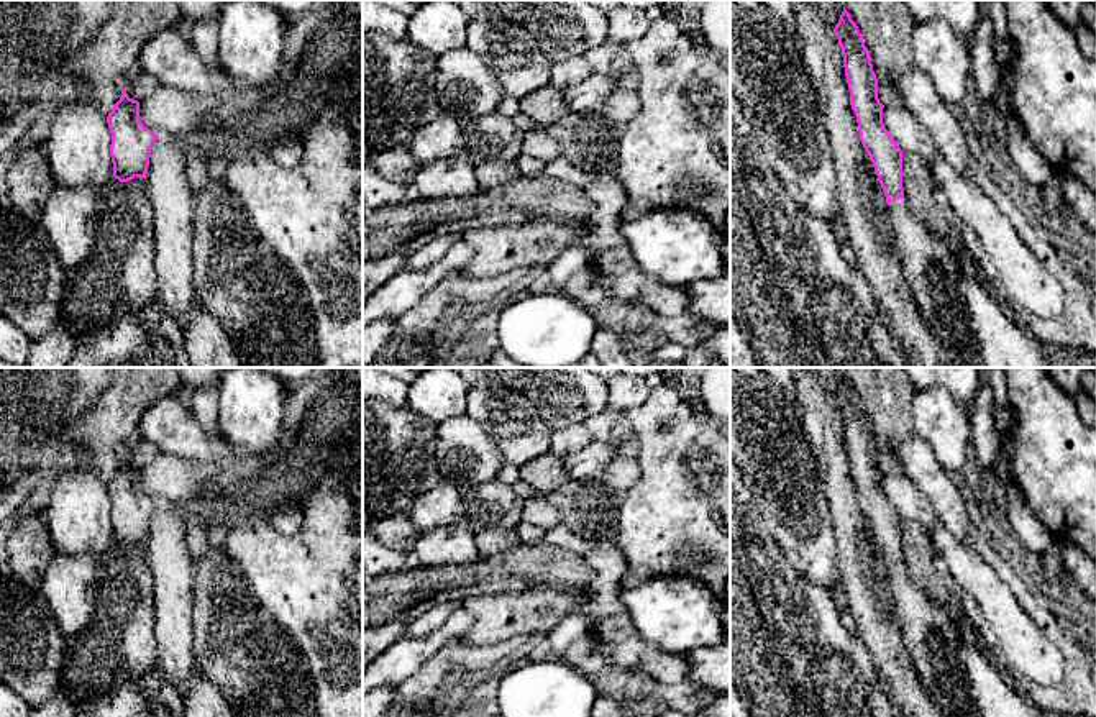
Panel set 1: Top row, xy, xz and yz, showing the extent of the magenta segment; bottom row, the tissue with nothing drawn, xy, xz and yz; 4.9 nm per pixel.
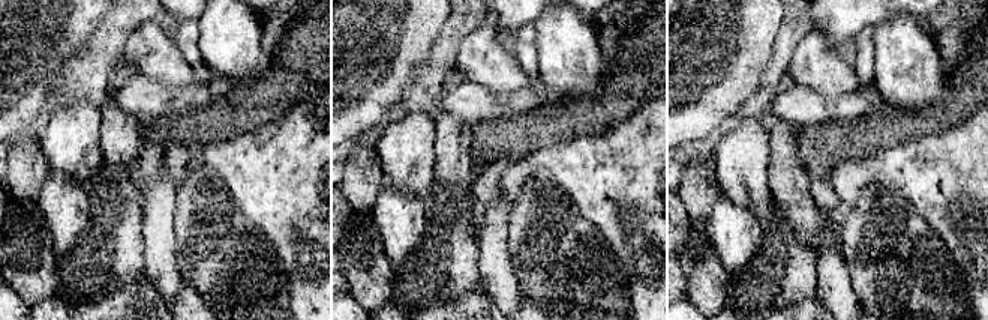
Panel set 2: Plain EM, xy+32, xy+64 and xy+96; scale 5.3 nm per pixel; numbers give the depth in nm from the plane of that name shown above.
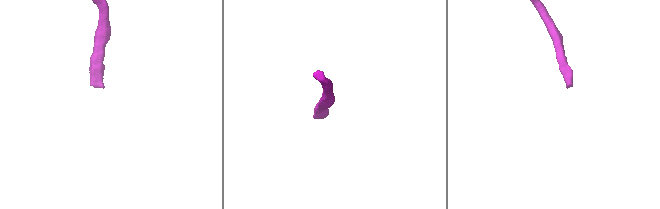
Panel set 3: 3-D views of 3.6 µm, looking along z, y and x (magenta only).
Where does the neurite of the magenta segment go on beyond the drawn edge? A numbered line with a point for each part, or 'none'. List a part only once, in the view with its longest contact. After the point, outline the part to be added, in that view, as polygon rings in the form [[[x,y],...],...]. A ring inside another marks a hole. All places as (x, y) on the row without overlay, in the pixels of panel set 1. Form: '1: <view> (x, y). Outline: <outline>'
1: yz (931, 637). Outline: [[[904,566],[888,573],[901,635],[920,683],[935,706],[968,717],[966,683],[955,651],[963,640],[943,607],[911,579]]]

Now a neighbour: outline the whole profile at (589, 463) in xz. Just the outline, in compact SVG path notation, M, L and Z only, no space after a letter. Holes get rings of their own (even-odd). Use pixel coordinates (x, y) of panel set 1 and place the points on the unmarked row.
M592 438L581 451L564 458L564 464L573 479L602 479L605 466L615 456L615 446Z

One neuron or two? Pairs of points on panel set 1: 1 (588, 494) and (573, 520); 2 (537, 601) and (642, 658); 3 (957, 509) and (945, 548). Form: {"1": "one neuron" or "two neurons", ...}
{"1": "one neuron", "2": "one neuron", "3": "two neurons"}

